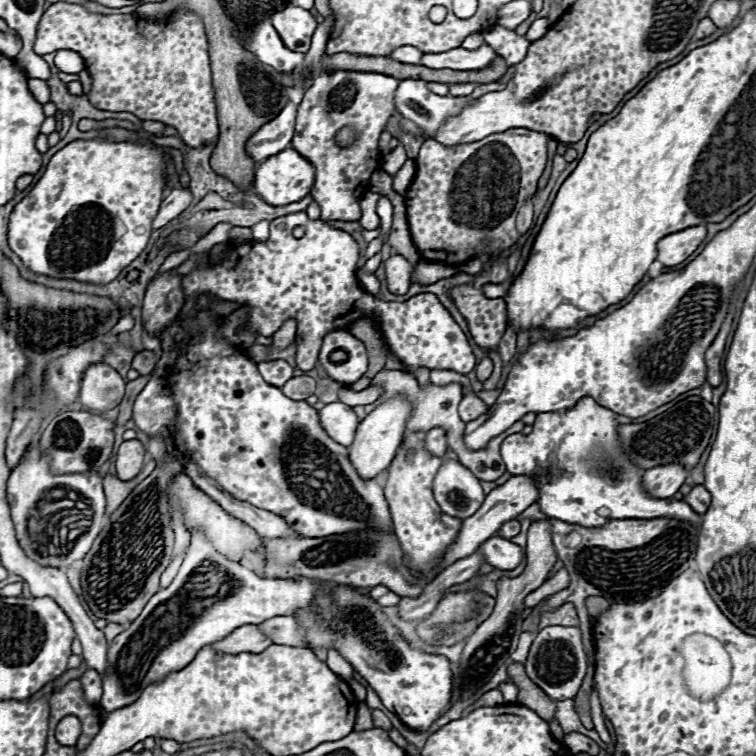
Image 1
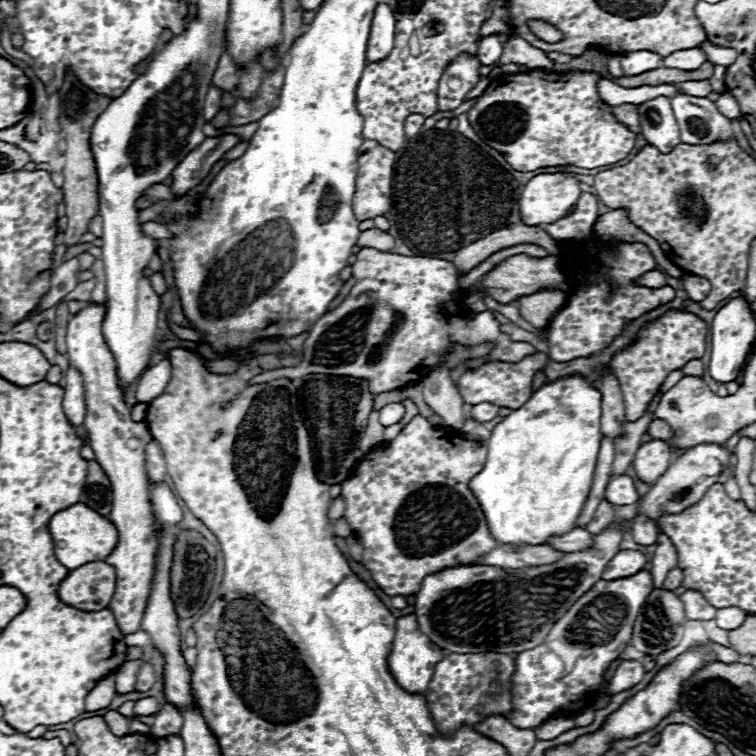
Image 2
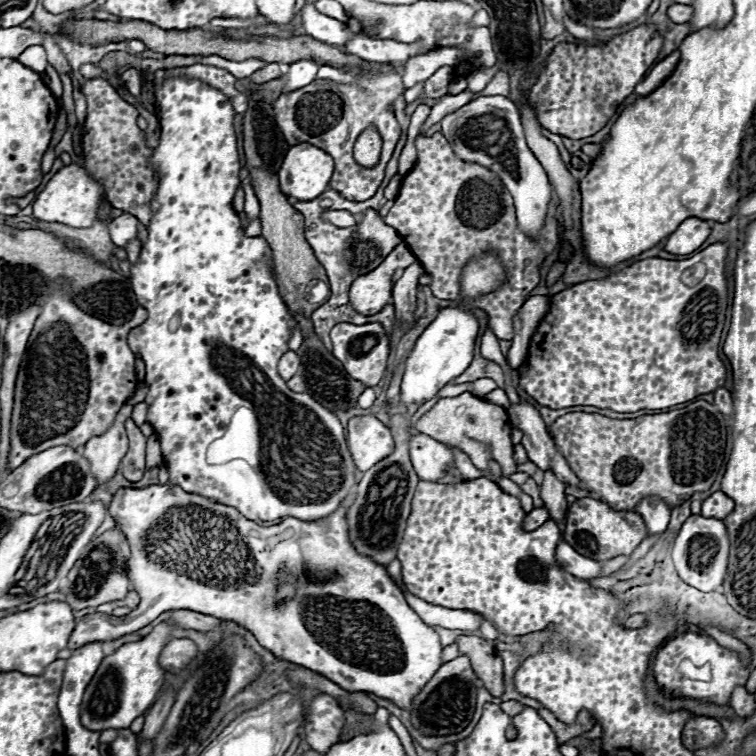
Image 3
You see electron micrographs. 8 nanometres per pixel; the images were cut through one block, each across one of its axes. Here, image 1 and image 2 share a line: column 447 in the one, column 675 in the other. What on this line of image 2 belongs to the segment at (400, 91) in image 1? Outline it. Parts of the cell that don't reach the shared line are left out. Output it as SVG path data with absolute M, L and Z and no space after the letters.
M678 94L670 98L670 106L684 144L710 144L718 138L734 138L730 120L718 112L712 100Z

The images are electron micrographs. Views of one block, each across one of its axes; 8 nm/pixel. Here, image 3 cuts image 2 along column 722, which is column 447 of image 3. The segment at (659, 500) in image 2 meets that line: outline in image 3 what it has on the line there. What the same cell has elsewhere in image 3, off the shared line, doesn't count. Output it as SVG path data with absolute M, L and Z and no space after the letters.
M420 432L410 436L410 460L420 480L428 482L436 482L446 474L448 466L454 466L452 450L446 444Z

